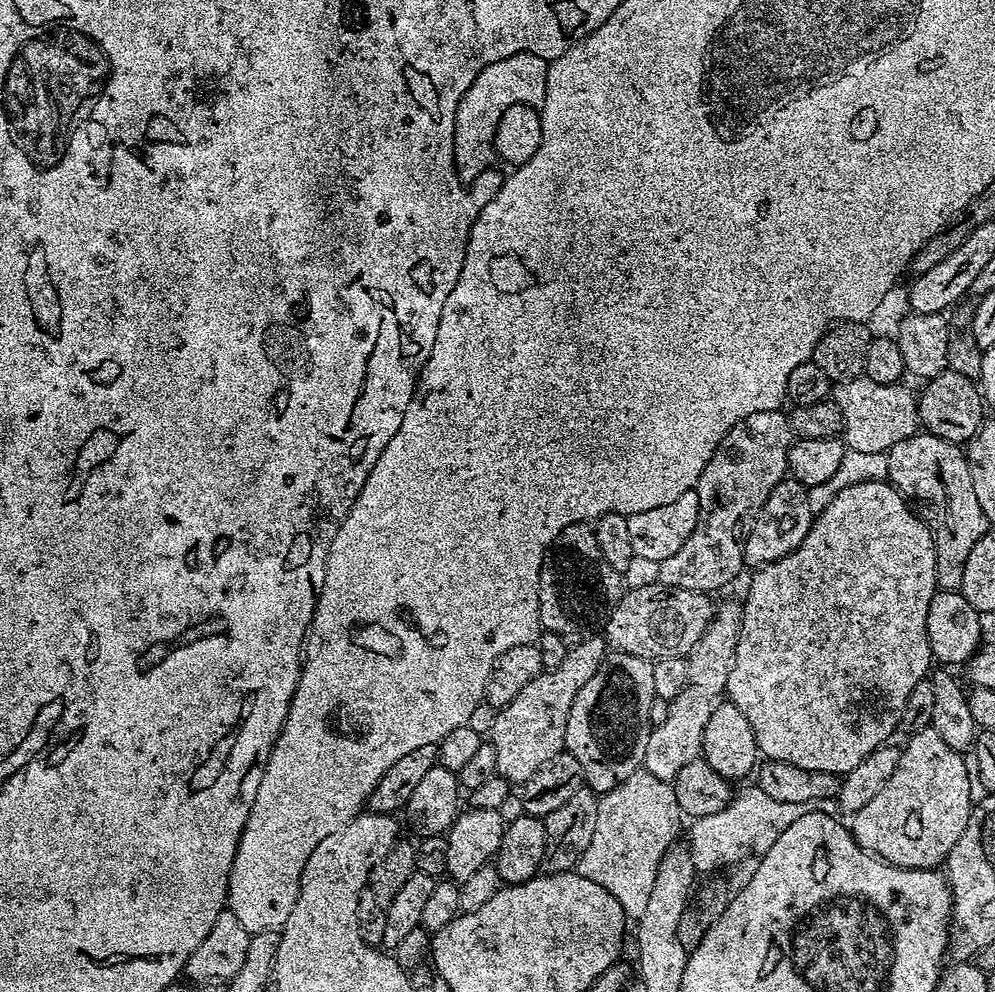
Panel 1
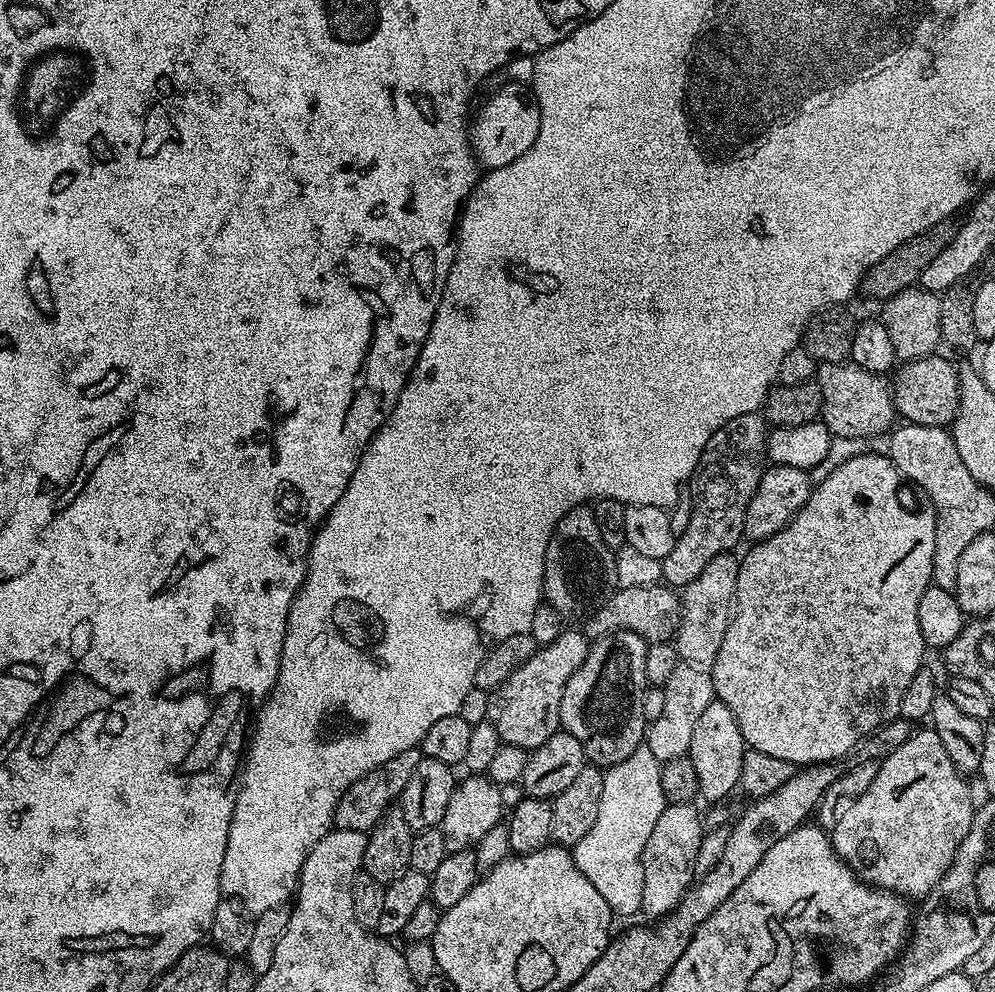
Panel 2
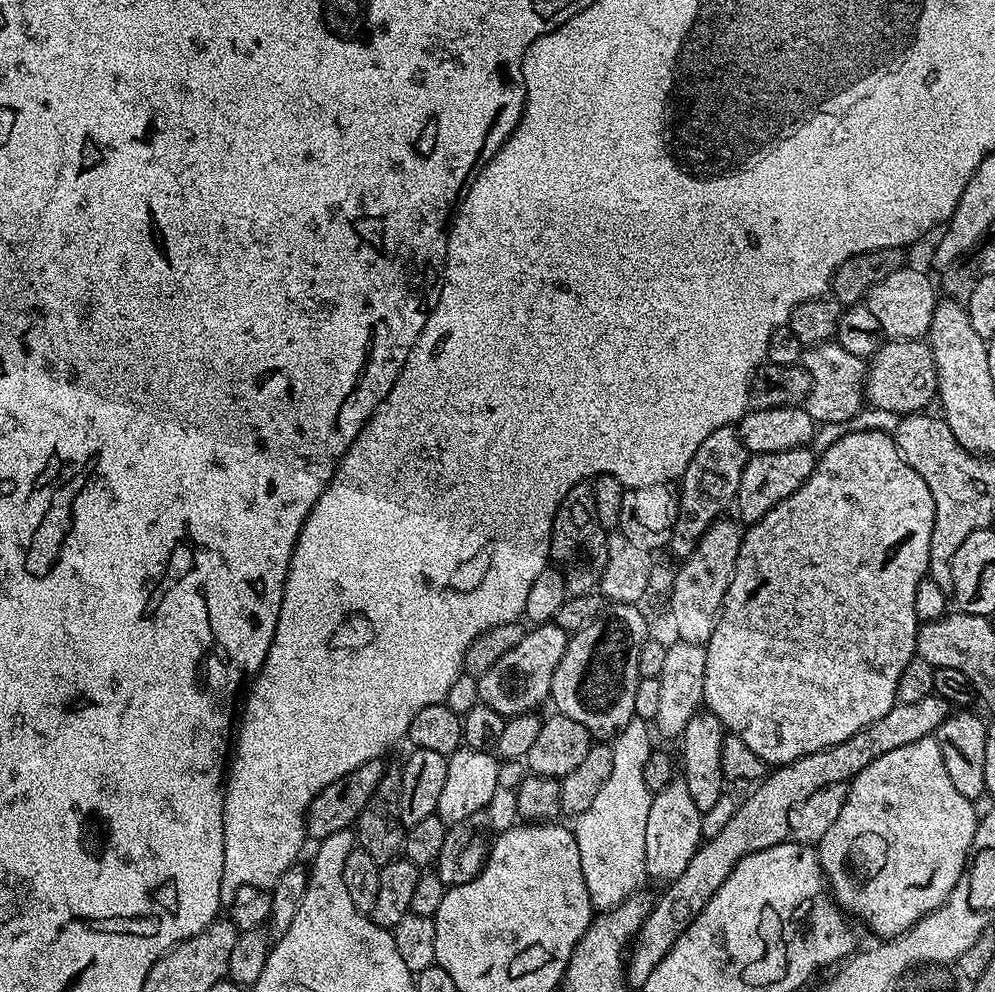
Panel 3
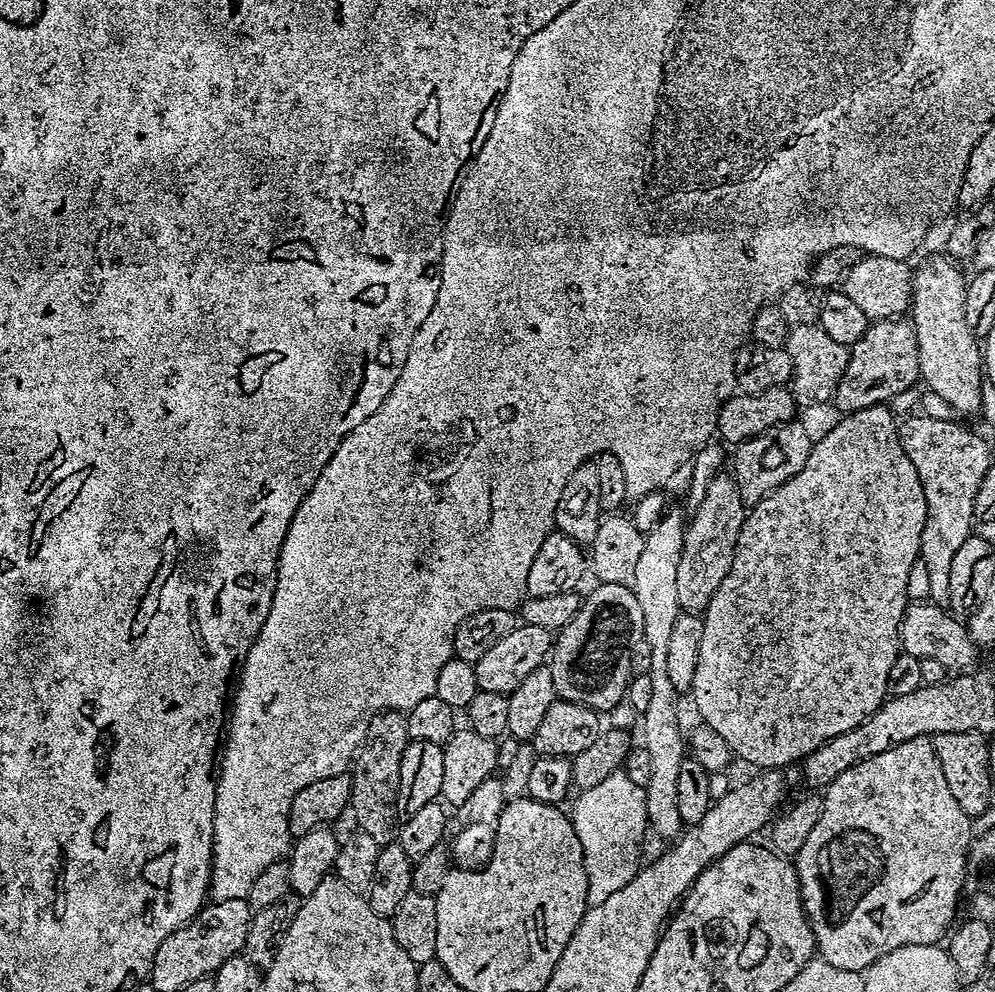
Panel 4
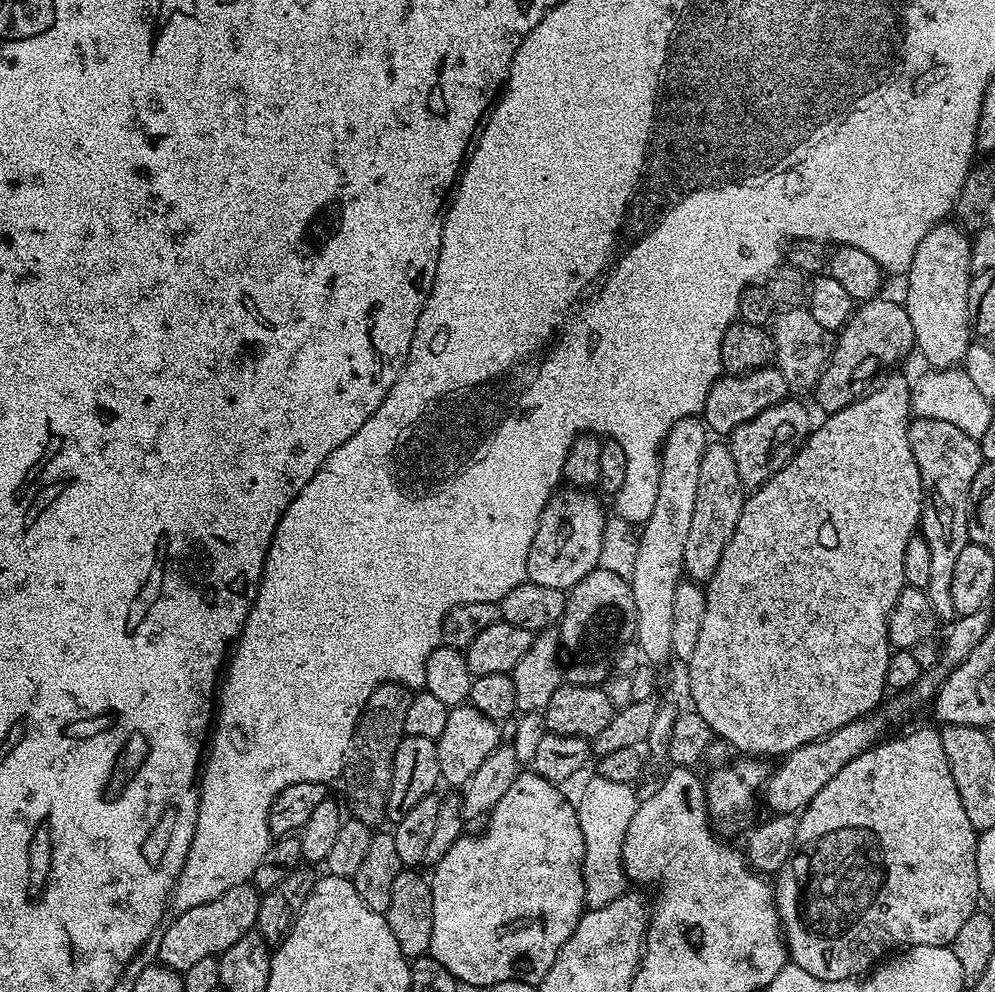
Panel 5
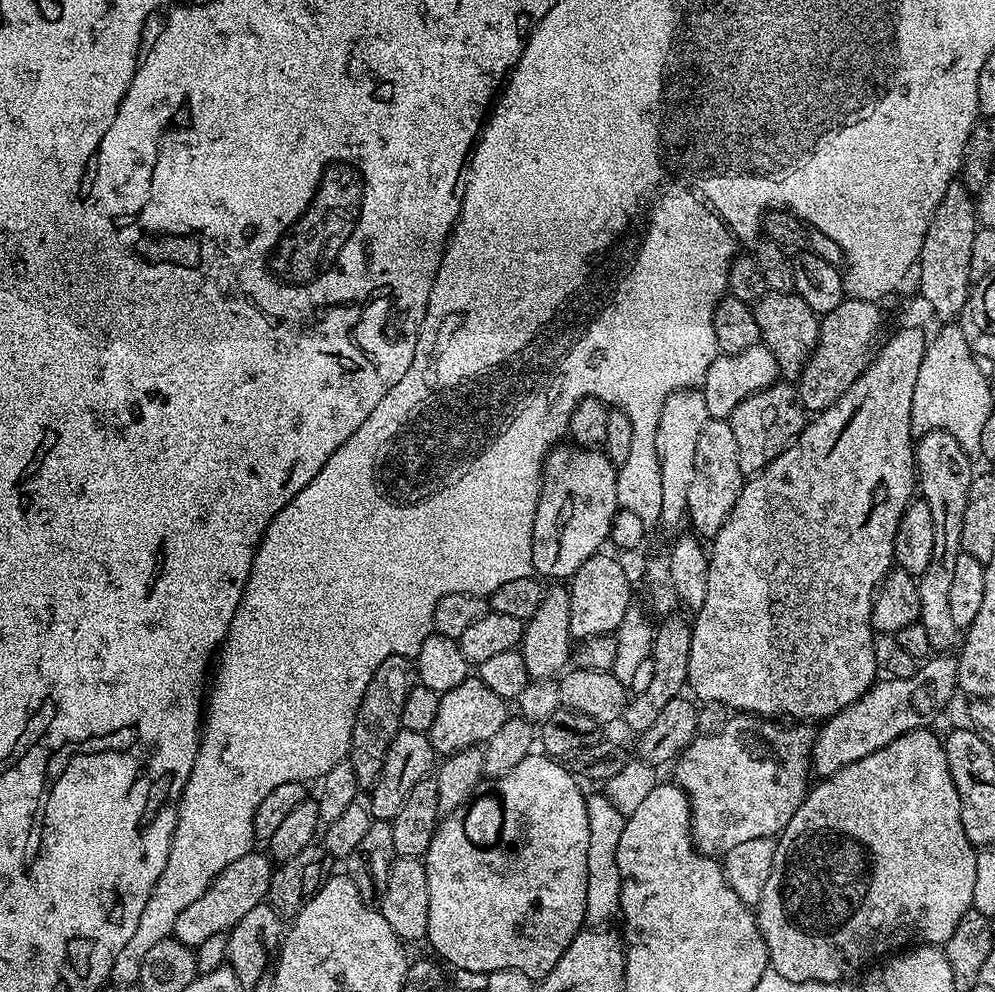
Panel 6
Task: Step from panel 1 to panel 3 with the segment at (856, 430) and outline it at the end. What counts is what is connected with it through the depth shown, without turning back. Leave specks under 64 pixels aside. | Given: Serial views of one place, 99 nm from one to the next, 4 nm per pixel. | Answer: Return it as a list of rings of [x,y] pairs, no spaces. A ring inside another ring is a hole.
[[[835,342],[814,344],[803,353],[802,367],[812,379],[812,389],[802,407],[810,414],[810,418],[816,420],[817,425],[840,426],[836,424],[854,419],[860,407],[865,407],[864,381],[868,378],[865,357],[850,354],[850,350]]]

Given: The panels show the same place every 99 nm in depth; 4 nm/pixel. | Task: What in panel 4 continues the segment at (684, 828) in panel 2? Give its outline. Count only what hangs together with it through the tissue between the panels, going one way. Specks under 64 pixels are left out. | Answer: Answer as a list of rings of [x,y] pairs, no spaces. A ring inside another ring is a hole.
[[[669,507],[664,516],[644,537],[642,552],[638,557],[638,566],[635,567],[634,582],[631,586],[634,598],[638,598],[638,606],[642,606],[642,630],[644,631],[643,643],[648,644],[648,664],[652,669],[647,669],[647,676],[652,679],[650,706],[642,714],[644,720],[644,740],[642,746],[650,750],[650,782],[644,793],[646,794],[646,810],[648,811],[648,827],[654,833],[657,832],[662,839],[672,842],[681,835],[685,827],[683,818],[680,816],[678,806],[678,770],[682,770],[682,762],[686,759],[686,740],[680,737],[680,700],[681,693],[677,692],[674,682],[670,682],[670,674],[666,672],[666,654],[670,647],[670,633],[674,631],[674,622],[681,616],[682,609],[678,602],[678,558],[682,558],[684,549],[684,529],[686,516],[678,509]]]

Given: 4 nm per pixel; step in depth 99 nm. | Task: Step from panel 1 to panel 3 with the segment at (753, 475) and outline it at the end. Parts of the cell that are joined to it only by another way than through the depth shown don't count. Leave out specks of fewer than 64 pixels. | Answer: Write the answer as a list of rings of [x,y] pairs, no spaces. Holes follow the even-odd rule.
[[[732,426],[714,430],[714,434],[710,434],[702,446],[698,446],[698,454],[690,458],[690,466],[686,466],[678,484],[678,515],[670,541],[670,549],[678,558],[691,555],[712,523],[721,519],[727,513],[724,512],[727,508],[729,511],[733,507],[749,455],[740,440],[739,431]]]

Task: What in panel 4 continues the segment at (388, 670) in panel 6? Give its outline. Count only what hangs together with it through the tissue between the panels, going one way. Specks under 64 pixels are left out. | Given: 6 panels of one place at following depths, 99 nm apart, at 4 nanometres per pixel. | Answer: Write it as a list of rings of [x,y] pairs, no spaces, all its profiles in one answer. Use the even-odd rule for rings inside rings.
[[[377,712],[367,721],[364,739],[360,741],[350,764],[352,789],[348,808],[359,831],[365,832],[381,846],[393,843],[398,832],[398,782],[402,770],[402,754],[410,743],[408,717],[403,712]]]

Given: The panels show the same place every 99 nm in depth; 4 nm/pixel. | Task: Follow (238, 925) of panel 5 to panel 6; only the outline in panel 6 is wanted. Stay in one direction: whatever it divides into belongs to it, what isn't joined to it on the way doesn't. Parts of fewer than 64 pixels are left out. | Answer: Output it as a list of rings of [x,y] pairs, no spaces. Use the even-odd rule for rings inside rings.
[[[263,851],[260,852],[247,852],[242,858],[238,858],[238,862],[230,862],[226,870],[222,870],[214,877],[206,894],[202,894],[202,898],[196,899],[195,902],[190,902],[190,906],[186,906],[186,910],[178,914],[172,927],[174,939],[195,950],[206,938],[231,932],[232,927],[249,910],[254,910],[254,906],[267,901],[274,864]]]

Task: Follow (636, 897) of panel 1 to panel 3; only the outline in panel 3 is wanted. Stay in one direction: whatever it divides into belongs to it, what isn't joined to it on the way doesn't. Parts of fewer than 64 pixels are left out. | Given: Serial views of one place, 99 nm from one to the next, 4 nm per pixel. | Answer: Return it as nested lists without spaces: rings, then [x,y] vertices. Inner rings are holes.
[[[633,719],[610,744],[614,754],[614,770],[606,778],[606,786],[598,790],[590,810],[575,817],[574,831],[582,862],[582,878],[590,890],[593,909],[616,908],[628,896],[635,896],[645,887],[646,818],[650,814],[653,793],[646,784],[646,762],[654,750],[648,741],[649,721]]]

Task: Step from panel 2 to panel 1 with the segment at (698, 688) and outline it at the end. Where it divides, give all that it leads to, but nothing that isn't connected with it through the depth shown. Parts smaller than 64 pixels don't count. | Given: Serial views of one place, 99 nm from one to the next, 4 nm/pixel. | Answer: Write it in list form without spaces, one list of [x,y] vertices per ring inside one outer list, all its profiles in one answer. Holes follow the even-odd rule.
[[[691,686],[684,688],[682,694],[669,700],[666,719],[658,727],[653,728],[646,742],[643,771],[654,774],[654,778],[659,780],[671,782],[676,779],[678,770],[686,766],[686,762],[701,759],[704,751],[702,734],[706,734],[706,722],[710,722],[713,707],[713,697],[702,694],[702,690]]]

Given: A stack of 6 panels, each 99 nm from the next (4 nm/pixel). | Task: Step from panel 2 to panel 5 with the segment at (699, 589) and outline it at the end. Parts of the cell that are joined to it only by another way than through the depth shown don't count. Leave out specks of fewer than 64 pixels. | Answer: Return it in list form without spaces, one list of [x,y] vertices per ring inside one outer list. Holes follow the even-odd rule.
[[[709,443],[707,450],[702,454],[694,518],[690,521],[690,534],[686,534],[686,551],[682,554],[684,576],[689,581],[707,582],[714,570],[718,570],[718,562],[722,562],[722,550],[726,550],[726,542],[730,542],[734,526],[738,526],[745,499],[746,489],[738,478],[734,454],[730,454],[727,443]]]

